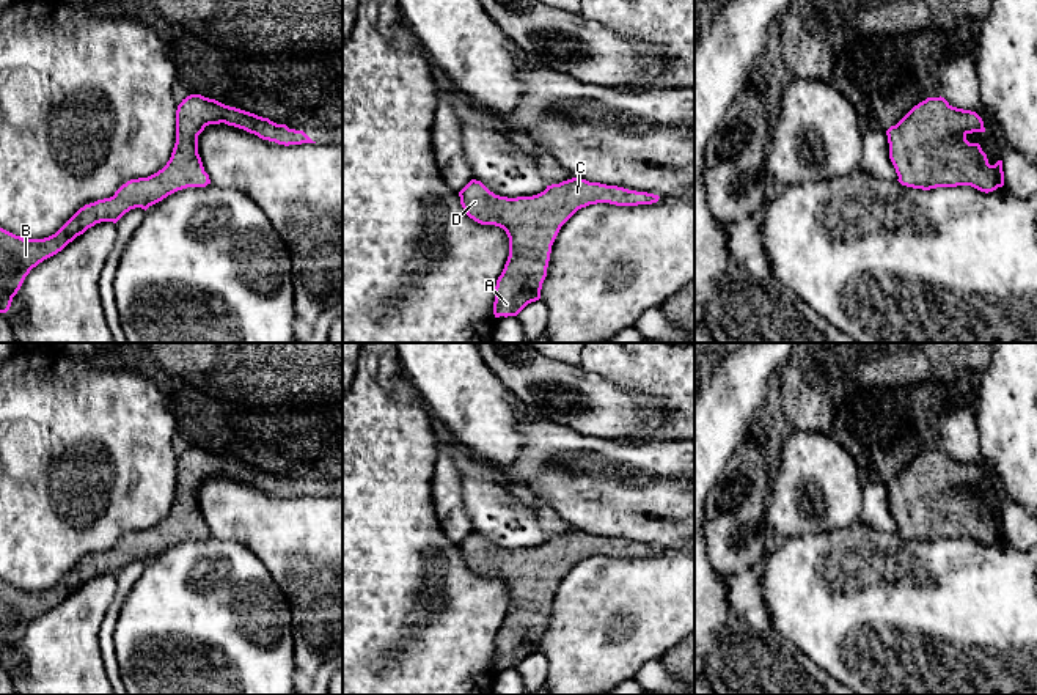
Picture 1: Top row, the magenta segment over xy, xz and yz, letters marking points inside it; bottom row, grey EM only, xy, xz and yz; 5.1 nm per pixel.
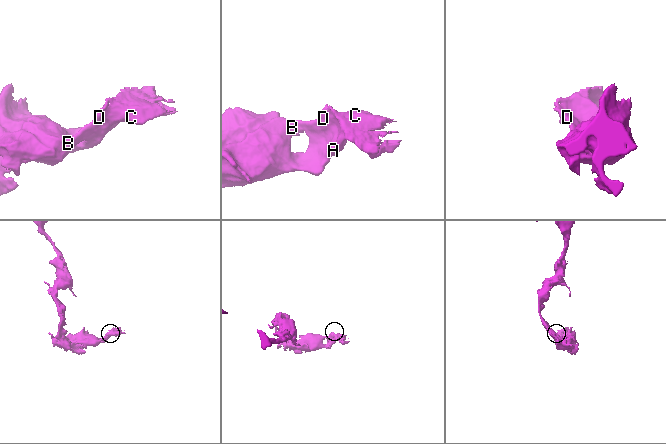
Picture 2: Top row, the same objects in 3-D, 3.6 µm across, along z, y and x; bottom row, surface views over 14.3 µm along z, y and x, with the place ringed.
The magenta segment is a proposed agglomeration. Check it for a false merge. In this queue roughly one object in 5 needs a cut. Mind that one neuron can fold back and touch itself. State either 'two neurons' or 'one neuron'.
one neuron

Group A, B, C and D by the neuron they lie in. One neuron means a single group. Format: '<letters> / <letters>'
A B C D

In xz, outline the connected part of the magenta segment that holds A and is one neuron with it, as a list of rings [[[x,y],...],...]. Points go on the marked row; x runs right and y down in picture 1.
[[[572,178],[533,197],[508,198],[471,179],[460,192],[467,215],[495,225],[509,237],[509,256],[495,286],[493,314],[517,316],[540,299],[551,245],[561,226],[581,208],[597,203],[616,206],[652,204],[658,195]]]

